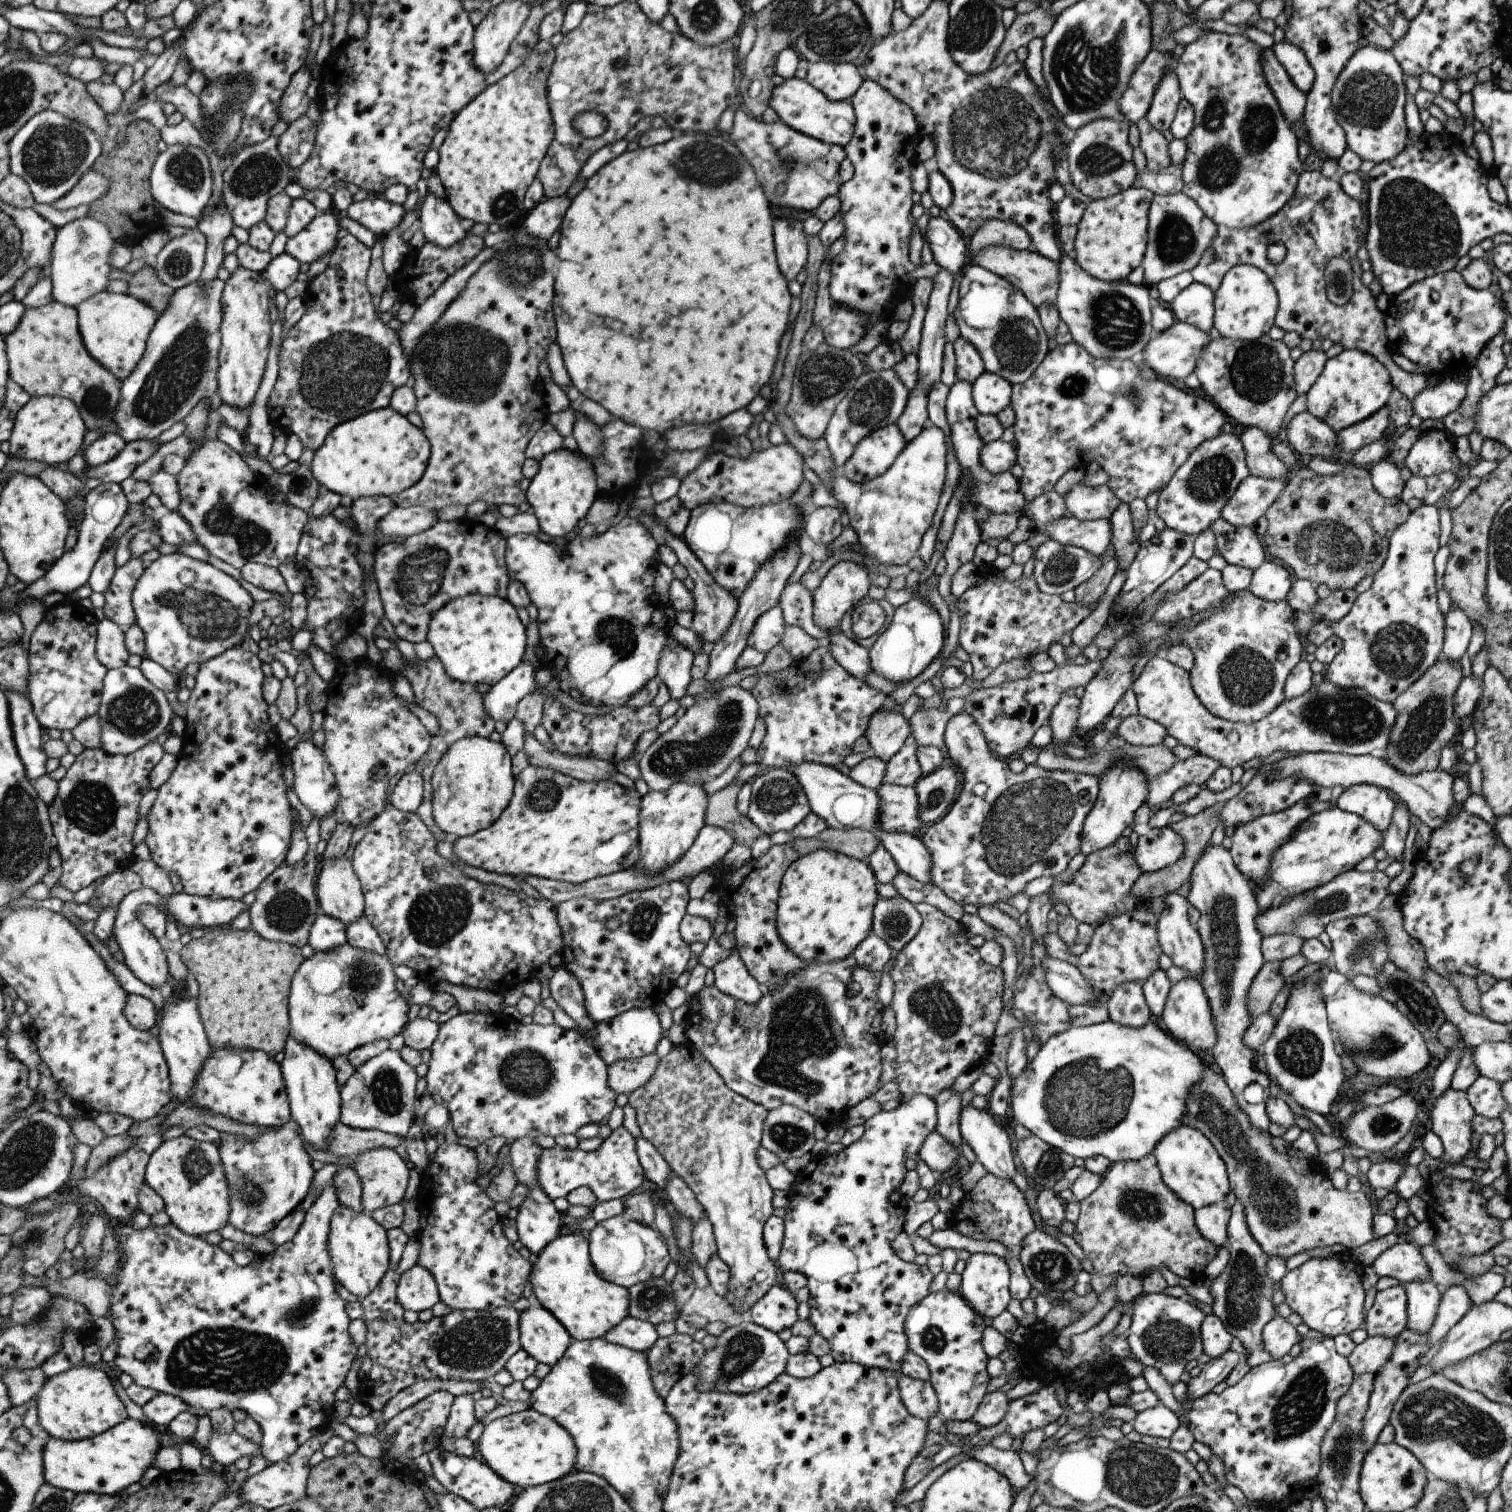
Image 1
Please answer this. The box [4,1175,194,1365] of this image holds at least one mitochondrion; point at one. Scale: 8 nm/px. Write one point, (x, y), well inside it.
(36, 1234)

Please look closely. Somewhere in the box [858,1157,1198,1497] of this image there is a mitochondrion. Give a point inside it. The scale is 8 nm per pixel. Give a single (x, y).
(1166, 1340)

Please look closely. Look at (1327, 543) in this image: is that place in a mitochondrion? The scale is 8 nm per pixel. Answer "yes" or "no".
yes

